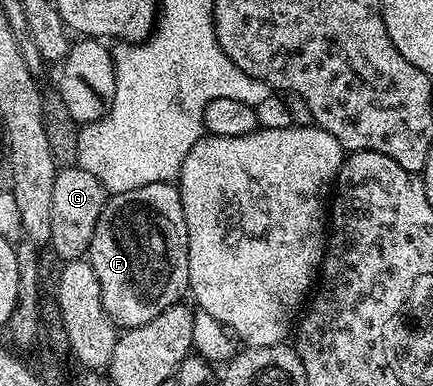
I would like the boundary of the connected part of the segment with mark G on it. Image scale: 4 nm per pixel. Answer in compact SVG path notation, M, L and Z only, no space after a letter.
M67 166L59 169L52 184L52 228L50 229L49 249L52 248L62 260L78 260L90 249L92 232L96 232L96 220L106 207L108 192L92 176L92 172L81 166Z

